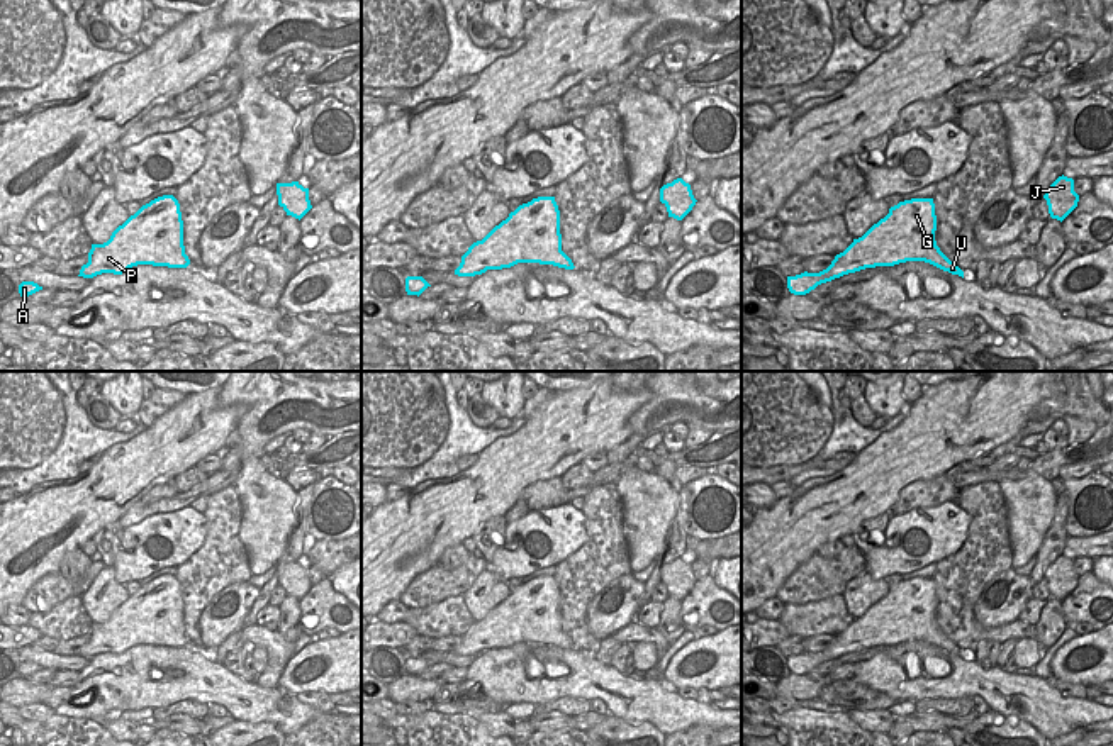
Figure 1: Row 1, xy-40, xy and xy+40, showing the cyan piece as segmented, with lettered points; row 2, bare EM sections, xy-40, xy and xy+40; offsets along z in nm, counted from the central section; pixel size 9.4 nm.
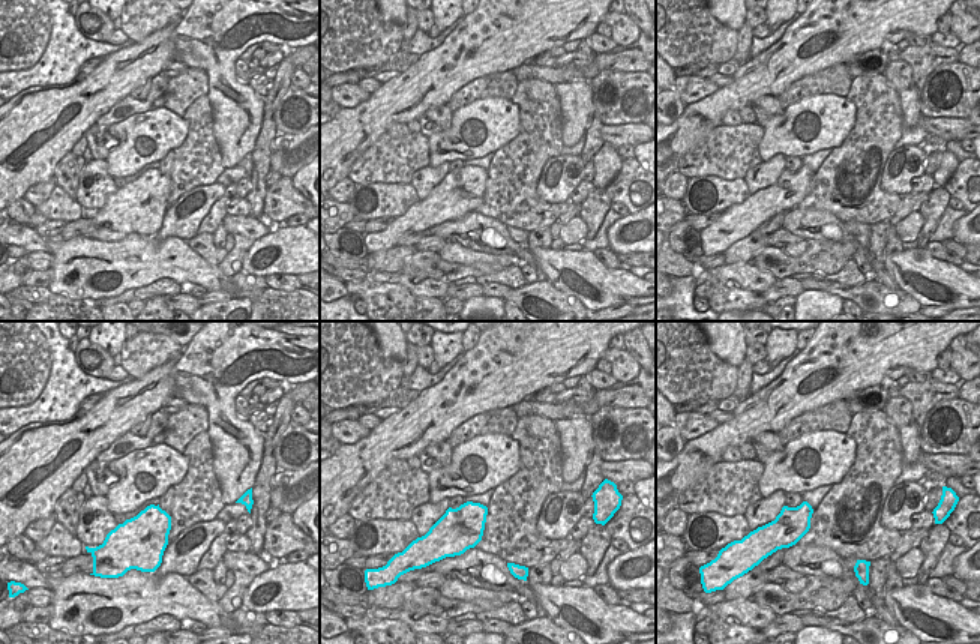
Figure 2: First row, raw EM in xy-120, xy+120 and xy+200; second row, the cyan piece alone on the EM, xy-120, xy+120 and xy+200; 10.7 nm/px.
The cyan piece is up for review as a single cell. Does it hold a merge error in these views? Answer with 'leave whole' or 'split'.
leave whole

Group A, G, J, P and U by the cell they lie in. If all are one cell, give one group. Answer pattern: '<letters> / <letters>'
A G J P U

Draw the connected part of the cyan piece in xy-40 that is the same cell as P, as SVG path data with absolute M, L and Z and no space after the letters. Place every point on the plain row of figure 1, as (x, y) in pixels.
M173 575L143 585L112 612L107 622L92 624L88 643L81 646L78 656L122 654L137 644L168 648L190 644L183 626L180 583Z

